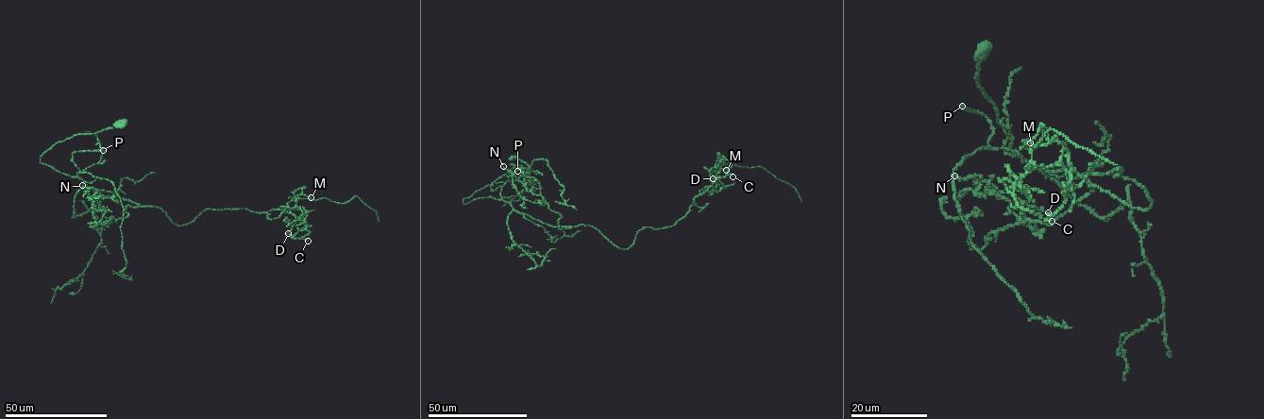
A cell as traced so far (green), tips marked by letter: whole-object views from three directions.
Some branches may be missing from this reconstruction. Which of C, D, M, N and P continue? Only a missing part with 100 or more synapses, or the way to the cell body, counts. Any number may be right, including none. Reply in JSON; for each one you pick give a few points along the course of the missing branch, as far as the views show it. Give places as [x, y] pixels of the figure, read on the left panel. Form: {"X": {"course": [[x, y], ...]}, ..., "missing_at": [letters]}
{"missing_at": []}

